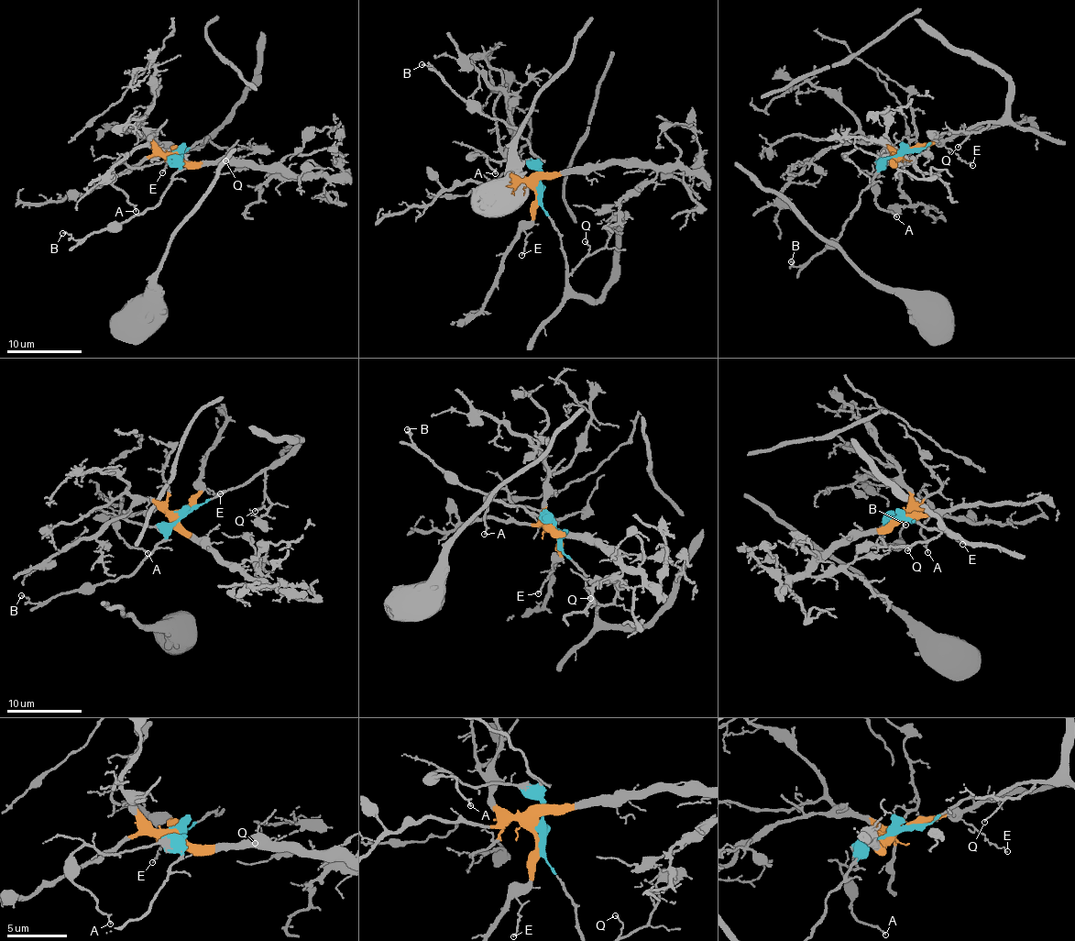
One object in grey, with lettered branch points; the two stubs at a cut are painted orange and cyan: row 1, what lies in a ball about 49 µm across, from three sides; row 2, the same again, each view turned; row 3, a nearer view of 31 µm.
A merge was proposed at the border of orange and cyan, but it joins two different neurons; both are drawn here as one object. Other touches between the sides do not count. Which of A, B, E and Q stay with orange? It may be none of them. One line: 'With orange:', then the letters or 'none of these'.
With orange: E

